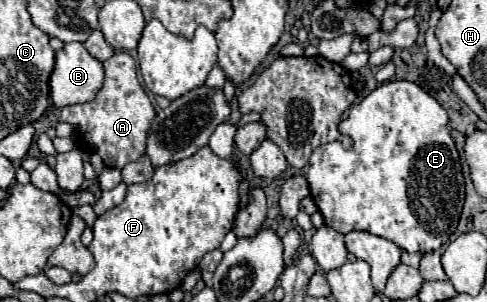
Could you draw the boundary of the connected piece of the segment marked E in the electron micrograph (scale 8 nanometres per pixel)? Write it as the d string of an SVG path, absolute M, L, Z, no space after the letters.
M396 80L396 82L384 82L380 84L376 90L372 90L360 104L356 104L348 118L344 118L338 124L338 130L342 136L348 136L352 140L352 148L346 150L342 146L340 140L336 142L328 142L322 144L320 148L314 148L312 156L310 156L310 170L308 170L308 186L310 186L310 196L314 200L314 204L318 206L320 214L324 216L324 224L334 228L340 234L348 234L352 230L364 230L382 238L392 240L398 248L406 250L406 252L434 252L438 250L444 242L450 240L450 236L454 234L456 226L458 226L458 218L460 218L460 210L464 204L464 178L462 178L462 166L458 160L458 152L454 146L454 140L450 136L450 128L448 128L448 114L446 110L430 96L426 94L420 86L416 86L414 82L406 82L406 80Z

